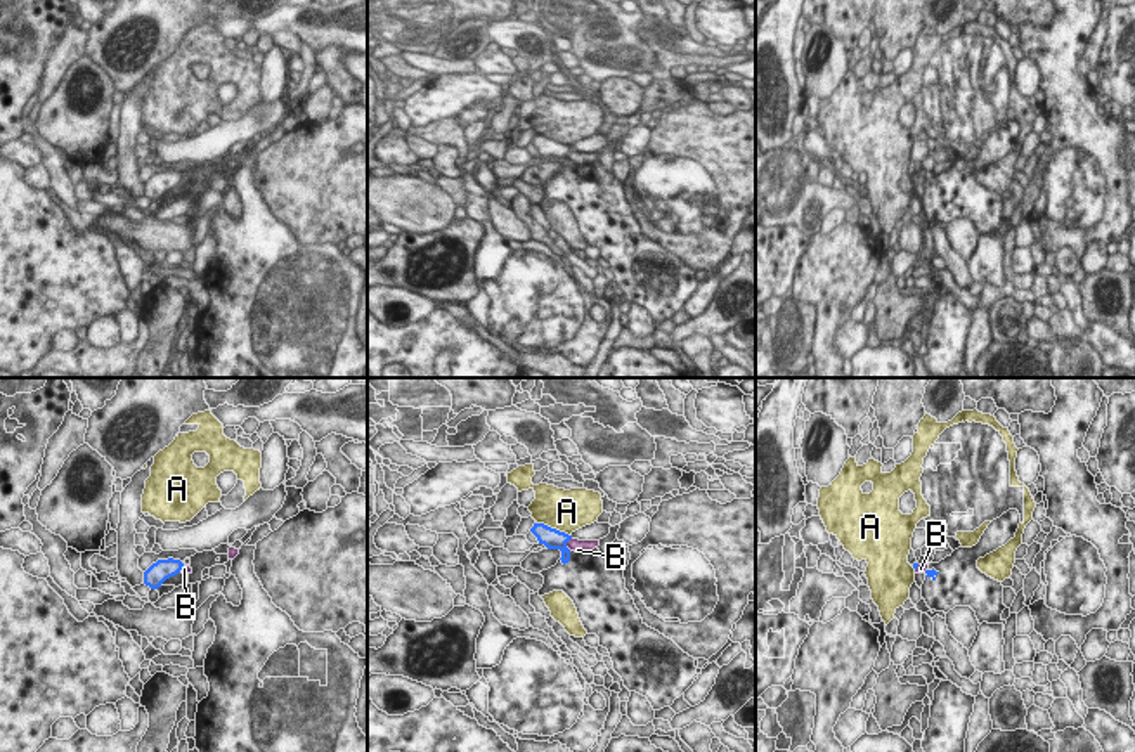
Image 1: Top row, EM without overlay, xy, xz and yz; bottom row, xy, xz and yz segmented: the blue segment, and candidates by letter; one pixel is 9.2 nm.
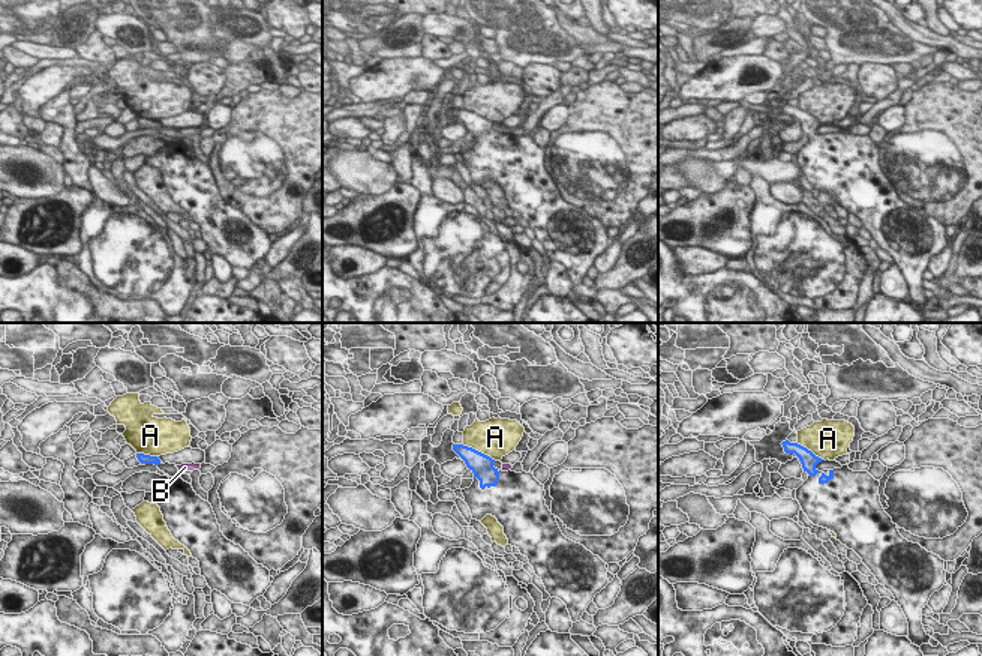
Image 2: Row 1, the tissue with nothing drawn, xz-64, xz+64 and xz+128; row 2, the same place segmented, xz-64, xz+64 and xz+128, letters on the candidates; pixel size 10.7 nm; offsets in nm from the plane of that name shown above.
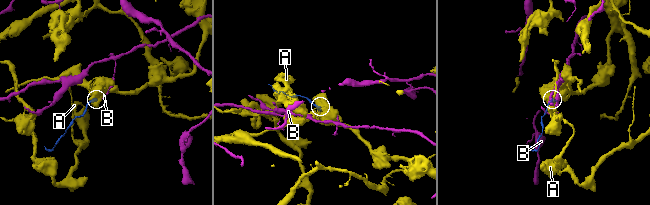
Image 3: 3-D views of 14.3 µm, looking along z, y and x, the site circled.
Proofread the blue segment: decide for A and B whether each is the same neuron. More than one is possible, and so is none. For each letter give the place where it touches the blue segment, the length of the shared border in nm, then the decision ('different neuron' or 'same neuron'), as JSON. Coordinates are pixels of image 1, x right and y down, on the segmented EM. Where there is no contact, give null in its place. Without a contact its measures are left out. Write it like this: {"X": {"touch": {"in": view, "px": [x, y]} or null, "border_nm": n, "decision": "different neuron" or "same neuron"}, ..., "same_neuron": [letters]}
{"A": {"touch": {"in": "xz", "px": [555, 529]}, "border_nm": 340, "decision": "different neuron"}, "B": {"touch": {"in": "xz", "px": [565, 544]}, "border_nm": 130, "decision": "different neuron"}, "same_neuron": []}

